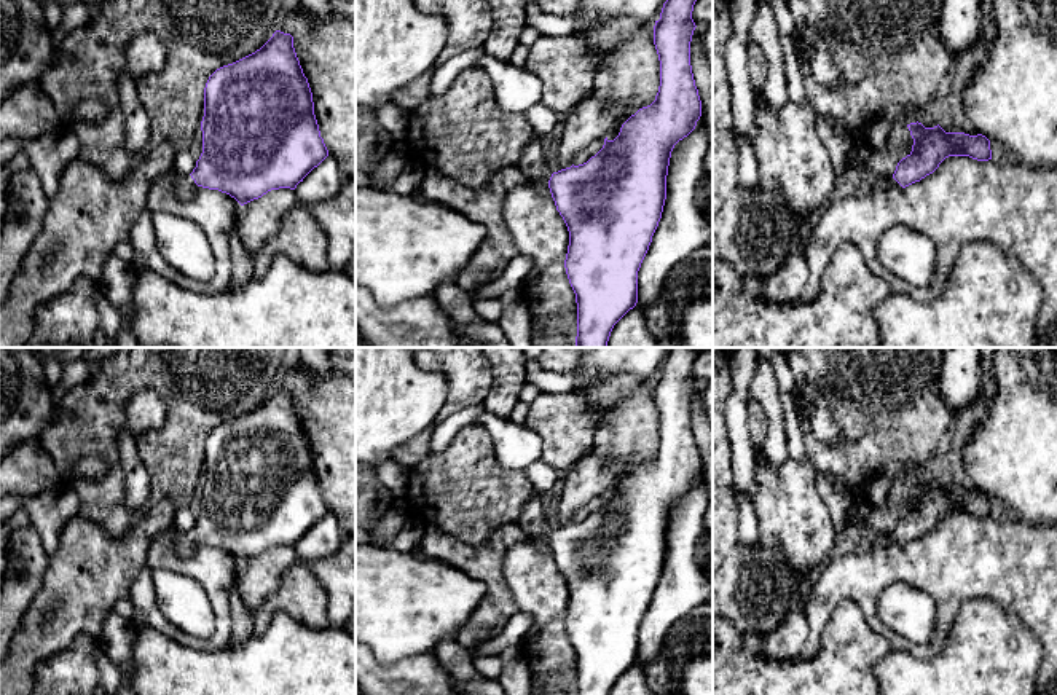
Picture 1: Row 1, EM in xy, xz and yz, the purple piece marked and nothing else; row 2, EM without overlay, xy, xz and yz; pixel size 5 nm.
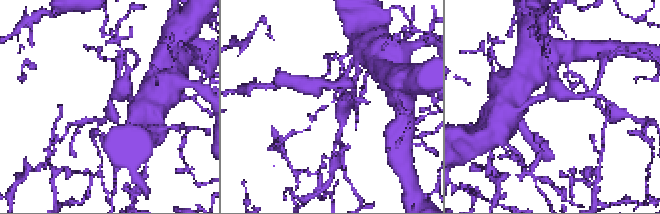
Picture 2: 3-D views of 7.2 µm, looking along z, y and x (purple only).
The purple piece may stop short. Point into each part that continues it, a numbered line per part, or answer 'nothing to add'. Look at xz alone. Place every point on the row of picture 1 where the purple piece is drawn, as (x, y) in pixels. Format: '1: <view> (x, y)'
1: xz (533, 164)

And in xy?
1: xy (184, 185)

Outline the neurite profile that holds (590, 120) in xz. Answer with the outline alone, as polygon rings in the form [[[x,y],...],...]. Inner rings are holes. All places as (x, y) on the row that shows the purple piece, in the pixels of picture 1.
[[[595,96],[585,97],[564,118],[563,134],[558,147],[561,169],[572,166],[572,158],[593,140],[604,140],[619,123],[622,105],[601,100]]]

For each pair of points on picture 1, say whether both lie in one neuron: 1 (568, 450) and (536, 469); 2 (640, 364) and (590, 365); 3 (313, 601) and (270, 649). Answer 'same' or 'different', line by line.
1: different
2: same
3: different

